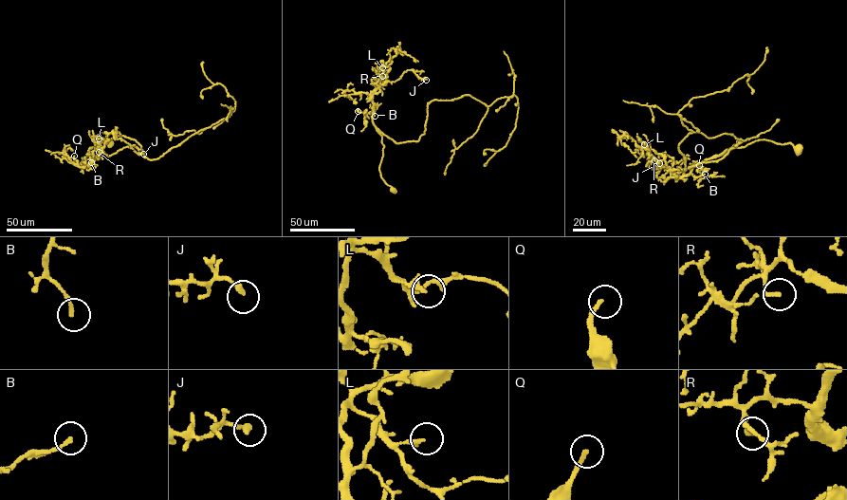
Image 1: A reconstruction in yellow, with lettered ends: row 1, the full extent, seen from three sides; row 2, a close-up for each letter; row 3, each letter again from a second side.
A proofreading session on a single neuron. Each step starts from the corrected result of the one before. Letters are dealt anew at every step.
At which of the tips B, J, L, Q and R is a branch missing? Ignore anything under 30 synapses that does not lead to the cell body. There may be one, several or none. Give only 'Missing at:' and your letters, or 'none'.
Missing at: Q

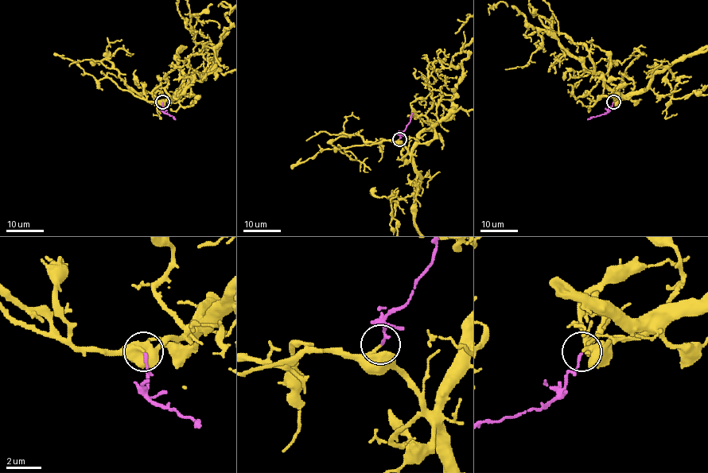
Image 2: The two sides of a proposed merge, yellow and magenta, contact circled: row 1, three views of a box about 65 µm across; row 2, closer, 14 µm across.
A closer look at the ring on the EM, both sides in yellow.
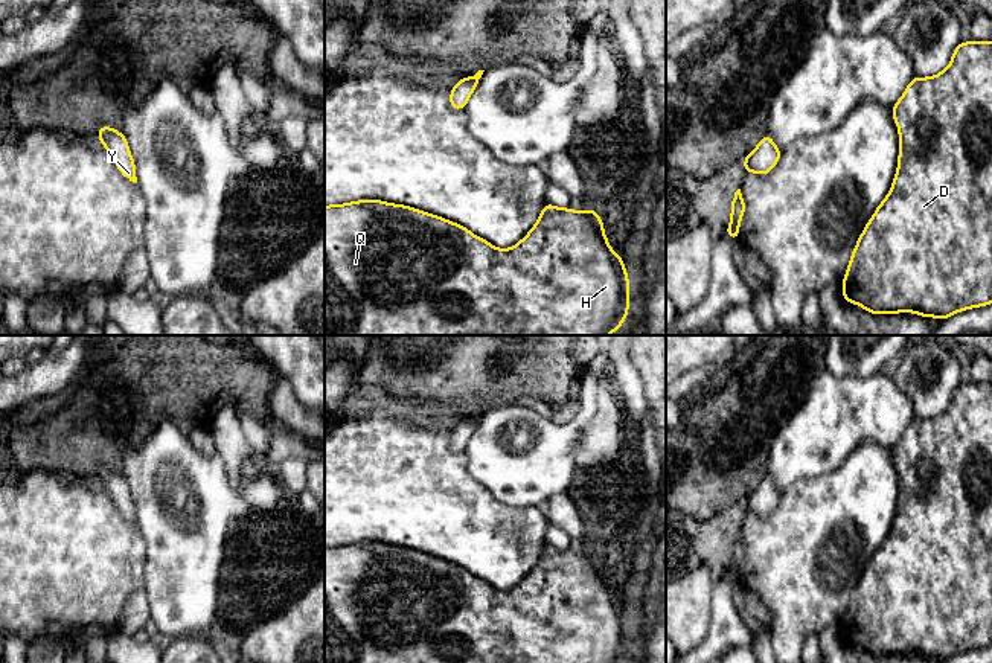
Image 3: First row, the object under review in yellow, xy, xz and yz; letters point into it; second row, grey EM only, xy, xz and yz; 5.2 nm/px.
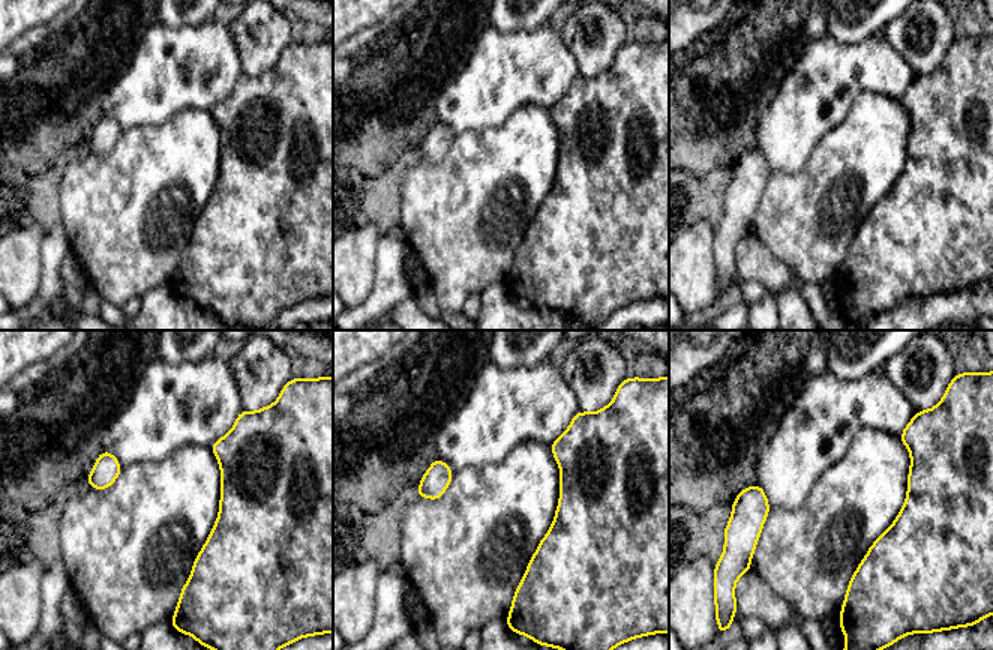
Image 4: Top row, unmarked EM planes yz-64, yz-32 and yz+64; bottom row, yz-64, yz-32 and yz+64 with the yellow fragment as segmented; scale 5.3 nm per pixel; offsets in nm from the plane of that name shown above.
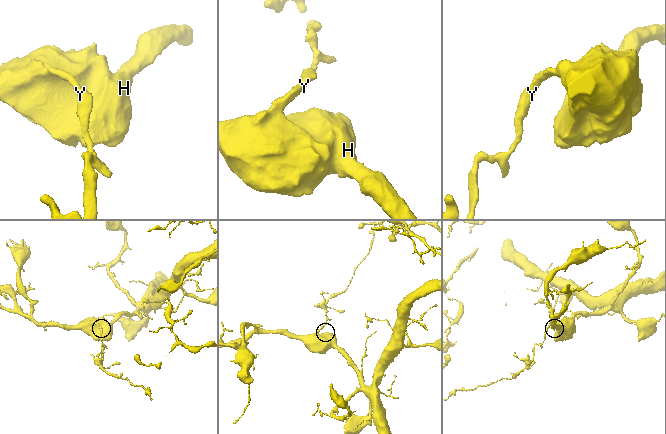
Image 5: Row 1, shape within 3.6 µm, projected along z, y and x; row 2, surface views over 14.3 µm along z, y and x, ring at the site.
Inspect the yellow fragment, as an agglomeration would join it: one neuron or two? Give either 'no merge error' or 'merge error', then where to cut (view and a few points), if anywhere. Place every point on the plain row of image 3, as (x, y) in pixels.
no merge error; cut none

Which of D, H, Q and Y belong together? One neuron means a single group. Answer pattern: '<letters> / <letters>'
D H Q Y

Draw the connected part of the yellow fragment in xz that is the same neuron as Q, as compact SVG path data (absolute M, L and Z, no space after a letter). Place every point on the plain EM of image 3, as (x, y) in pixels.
M379 541L325 547L325 663L625 663L629 651L629 619L620 596L608 585L603 562L591 549L576 553L544 546L532 572L514 588L501 591L466 569L414 549Z

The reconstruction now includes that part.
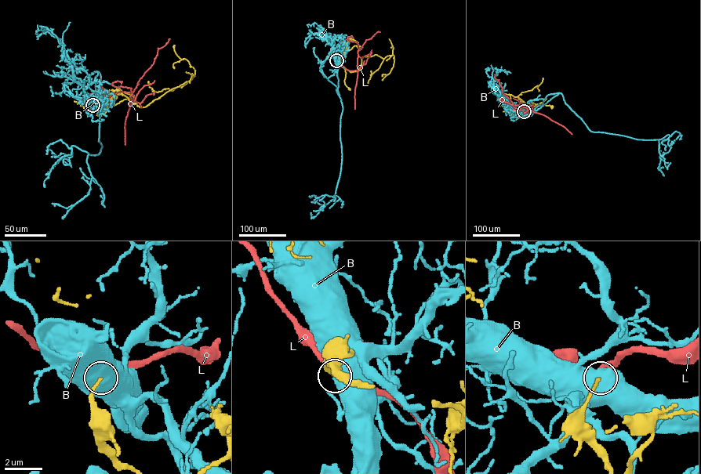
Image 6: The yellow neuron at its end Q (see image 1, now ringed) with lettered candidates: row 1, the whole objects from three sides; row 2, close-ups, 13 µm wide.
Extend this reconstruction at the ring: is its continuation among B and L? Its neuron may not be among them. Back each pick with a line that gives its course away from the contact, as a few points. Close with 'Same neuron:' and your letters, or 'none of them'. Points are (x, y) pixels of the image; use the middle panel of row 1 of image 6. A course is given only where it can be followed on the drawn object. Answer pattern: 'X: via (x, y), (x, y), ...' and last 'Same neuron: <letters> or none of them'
Same neuron: none of them

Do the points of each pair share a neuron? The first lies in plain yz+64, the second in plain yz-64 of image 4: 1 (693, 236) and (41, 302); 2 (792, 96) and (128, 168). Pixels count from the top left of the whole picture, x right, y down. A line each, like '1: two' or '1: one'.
1: two
2: two

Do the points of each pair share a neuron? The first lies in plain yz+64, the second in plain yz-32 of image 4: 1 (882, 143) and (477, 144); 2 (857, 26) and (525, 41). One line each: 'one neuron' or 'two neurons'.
1: one neuron
2: two neurons

